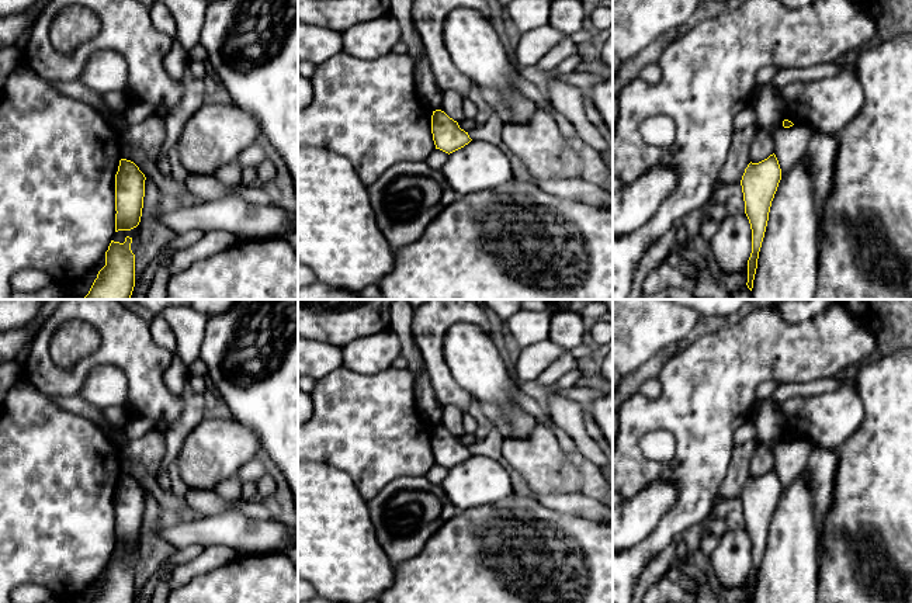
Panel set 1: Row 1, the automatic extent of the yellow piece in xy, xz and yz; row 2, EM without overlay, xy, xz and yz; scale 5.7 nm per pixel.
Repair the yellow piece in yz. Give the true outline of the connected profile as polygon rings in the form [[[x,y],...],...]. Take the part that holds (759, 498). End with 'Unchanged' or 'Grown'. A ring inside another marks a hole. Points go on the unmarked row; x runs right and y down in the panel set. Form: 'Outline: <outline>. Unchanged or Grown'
Outline: [[[776,469],[759,478],[749,478],[741,495],[745,529],[752,544],[752,568],[748,575],[748,603],[753,603],[759,566],[764,552],[771,516],[781,495]]]. Unchanged

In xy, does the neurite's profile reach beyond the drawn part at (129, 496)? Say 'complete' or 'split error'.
complete

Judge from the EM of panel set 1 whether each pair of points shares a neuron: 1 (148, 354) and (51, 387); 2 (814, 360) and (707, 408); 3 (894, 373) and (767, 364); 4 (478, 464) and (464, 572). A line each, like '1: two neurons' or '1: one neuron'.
1: one neuron
2: one neuron
3: two neurons
4: two neurons

